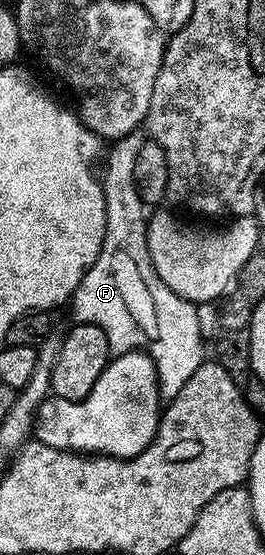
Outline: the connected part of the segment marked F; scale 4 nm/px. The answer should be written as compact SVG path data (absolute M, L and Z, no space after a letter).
M137 130L126 134L121 140L111 141L110 147L107 149L106 160L108 156L108 165L105 166L104 172L102 168L102 183L104 186L104 201L106 202L106 230L104 231L104 245L98 254L98 258L94 262L94 266L90 266L90 270L82 278L82 282L77 286L75 294L70 301L70 309L76 317L77 324L93 324L94 326L102 326L102 334L106 334L106 342L110 342L110 350L113 354L122 352L135 352L143 350L154 362L156 373L158 374L158 382L160 383L160 394L165 401L170 401L176 397L178 390L182 390L182 386L186 386L186 378L190 378L190 374L194 374L194 370L198 370L198 366L205 363L204 344L206 337L198 330L198 314L196 313L196 305L191 300L183 300L178 294L174 294L174 290L170 290L170 286L166 286L166 282L162 282L162 278L158 278L158 274L152 265L152 259L148 253L148 221L146 215L146 205L142 202L142 198L138 194L138 190L134 186L134 162L138 159L138 150L142 150L146 139L143 131Z

